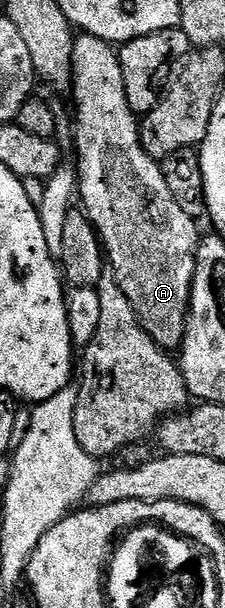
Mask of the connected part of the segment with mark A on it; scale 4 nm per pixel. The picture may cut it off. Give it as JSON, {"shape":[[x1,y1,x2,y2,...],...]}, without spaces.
{"shape":[[80,34,72,42,72,86,70,96,76,99,76,108,74,107,74,149,76,148,76,163,74,168,78,173,78,196,82,201,84,199,83,215,87,216,88,221,96,227,96,232,100,235,102,247,106,257,107,267,111,275,116,277,118,286,126,298,130,298,130,306,138,314,141,326,154,338,158,347,165,350,179,349,184,342,184,327,188,321,188,303,192,297,192,279,196,269,196,248,201,242,202,232,199,232,198,222,190,218,190,214,179,208,178,202,174,202,174,194,170,194,170,186,166,186,166,178,162,178,160,165,153,156,148,155,140,144,140,126,137,113,132,111,130,102,126,102,126,92,122,82,122,70,120,58,117,49,106,43,102,38,94,38,87,34]]}

